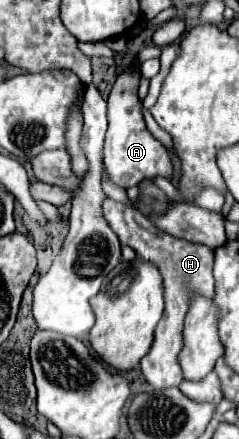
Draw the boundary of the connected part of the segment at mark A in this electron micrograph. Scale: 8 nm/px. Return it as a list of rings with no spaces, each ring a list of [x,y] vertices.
[[[137,61],[131,67],[125,67],[109,93],[109,107],[107,107],[107,121],[109,121],[109,129],[107,129],[107,137],[105,137],[105,145],[103,145],[103,159],[105,159],[105,167],[109,177],[123,189],[137,185],[139,181],[143,181],[145,177],[153,177],[153,175],[161,175],[165,179],[173,179],[173,165],[171,165],[171,157],[167,153],[167,149],[147,131],[145,127],[145,119],[143,119],[143,111],[141,111],[141,101],[137,97],[137,87],[139,87],[139,67]]]

